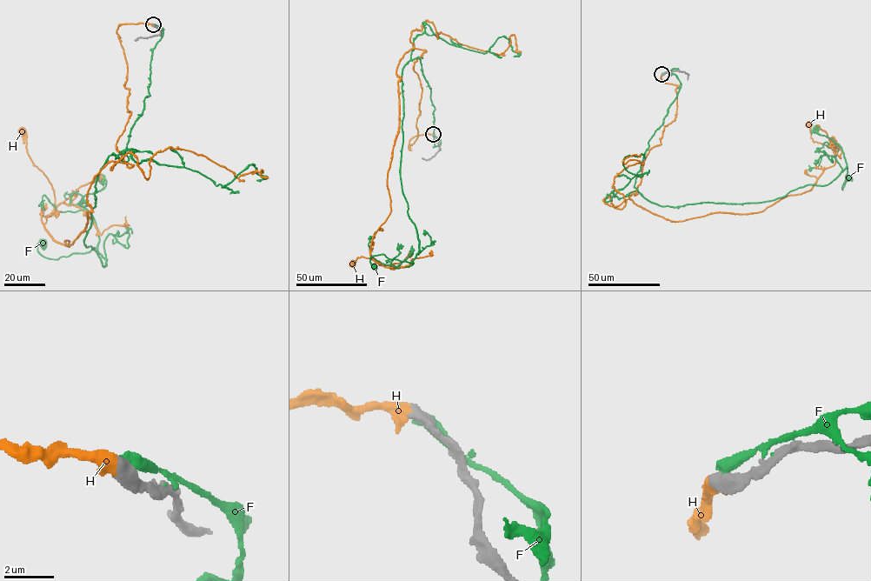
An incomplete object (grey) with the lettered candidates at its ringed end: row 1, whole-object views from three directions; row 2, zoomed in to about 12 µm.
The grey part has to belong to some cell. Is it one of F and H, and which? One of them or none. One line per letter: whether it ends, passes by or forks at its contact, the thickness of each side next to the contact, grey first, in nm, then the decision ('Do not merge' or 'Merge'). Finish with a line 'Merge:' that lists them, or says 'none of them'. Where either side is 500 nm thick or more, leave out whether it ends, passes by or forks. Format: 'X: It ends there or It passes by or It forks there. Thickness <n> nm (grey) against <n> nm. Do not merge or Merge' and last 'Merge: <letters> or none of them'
F: Thickness 650 nm (grey) against 500 nm. Do not merge
H: Thickness 550 nm (grey) against 550 nm. Merge
Merge: H

